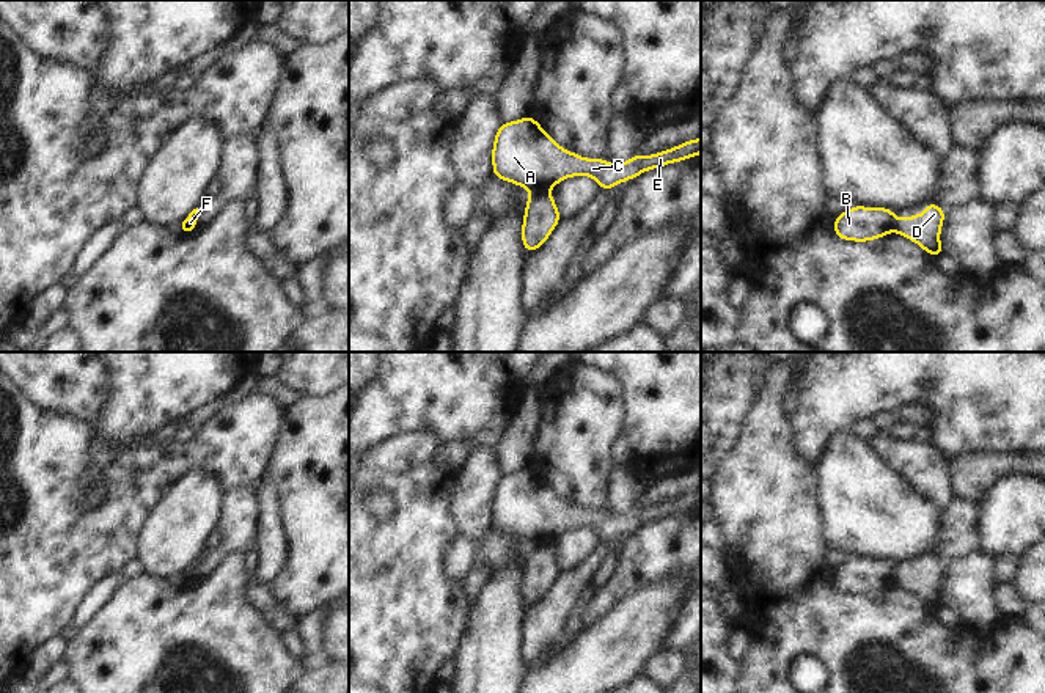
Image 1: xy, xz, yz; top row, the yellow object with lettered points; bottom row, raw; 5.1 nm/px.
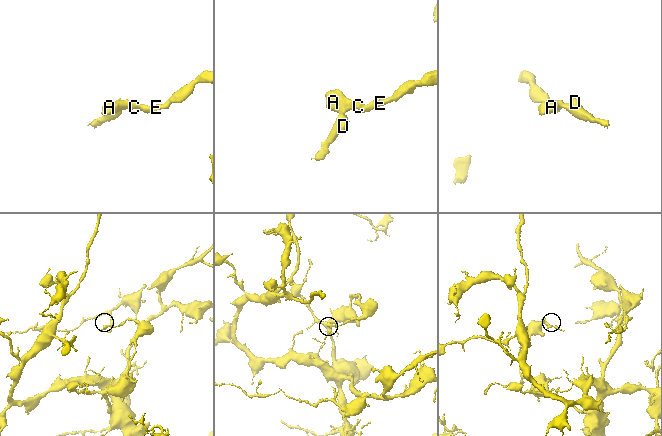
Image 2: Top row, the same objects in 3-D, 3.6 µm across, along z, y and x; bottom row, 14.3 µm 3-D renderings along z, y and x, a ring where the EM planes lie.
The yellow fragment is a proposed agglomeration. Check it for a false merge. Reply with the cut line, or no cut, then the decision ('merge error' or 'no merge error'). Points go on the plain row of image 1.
cut in xz along (546, 542), (531, 547); merge error

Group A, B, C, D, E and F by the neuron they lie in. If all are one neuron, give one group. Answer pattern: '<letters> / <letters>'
A B C E F / D

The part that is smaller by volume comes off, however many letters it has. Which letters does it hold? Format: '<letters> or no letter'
D

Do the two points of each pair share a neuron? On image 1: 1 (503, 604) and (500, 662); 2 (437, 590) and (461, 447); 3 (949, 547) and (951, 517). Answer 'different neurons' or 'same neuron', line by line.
1: same neuron
2: different neurons
3: same neuron

